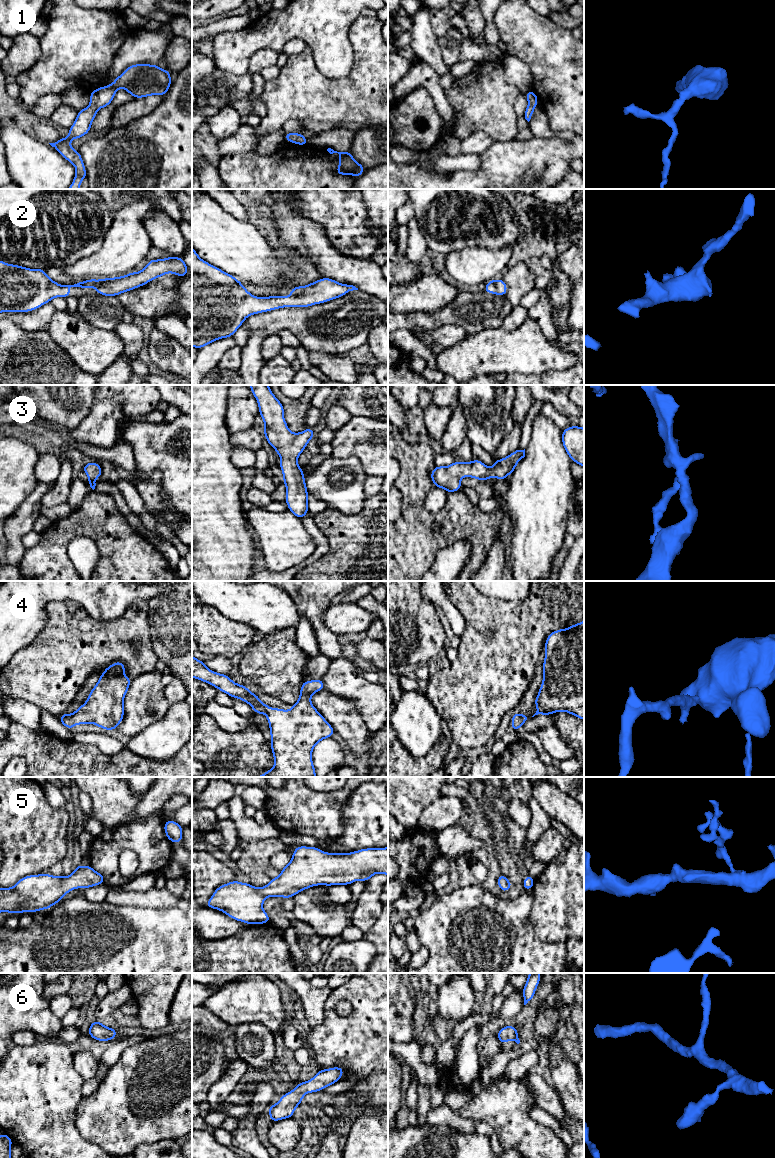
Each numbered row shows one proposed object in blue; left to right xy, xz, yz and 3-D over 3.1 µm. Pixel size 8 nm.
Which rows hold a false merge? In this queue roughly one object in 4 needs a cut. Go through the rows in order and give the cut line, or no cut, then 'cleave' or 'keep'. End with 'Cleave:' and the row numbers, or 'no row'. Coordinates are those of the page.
1: no cut; keep
2: no cut; keep
3: no cut; keep
4: no cut; keep
5: no cut; keep
6: no cut; keep
Cleave: no row

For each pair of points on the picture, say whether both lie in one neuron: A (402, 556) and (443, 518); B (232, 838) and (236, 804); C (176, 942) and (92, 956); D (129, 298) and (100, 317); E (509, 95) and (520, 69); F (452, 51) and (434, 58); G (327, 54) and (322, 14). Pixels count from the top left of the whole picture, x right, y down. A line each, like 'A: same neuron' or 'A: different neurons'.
A: same neuron
B: different neurons
C: same neuron
D: different neurons
E: different neurons
F: different neurons
G: same neuron

